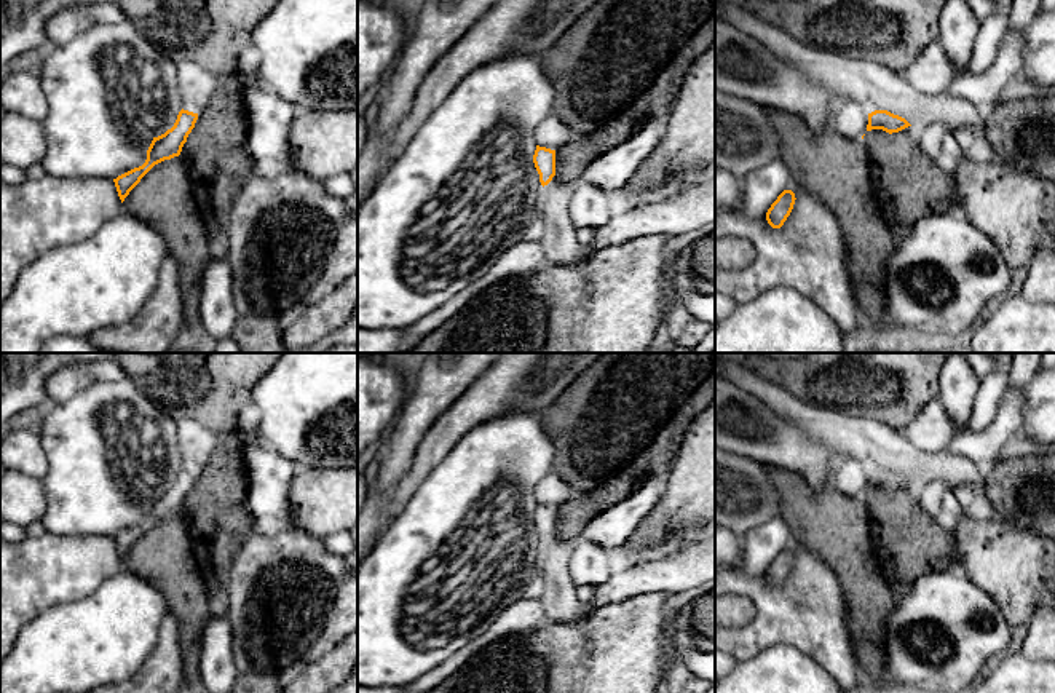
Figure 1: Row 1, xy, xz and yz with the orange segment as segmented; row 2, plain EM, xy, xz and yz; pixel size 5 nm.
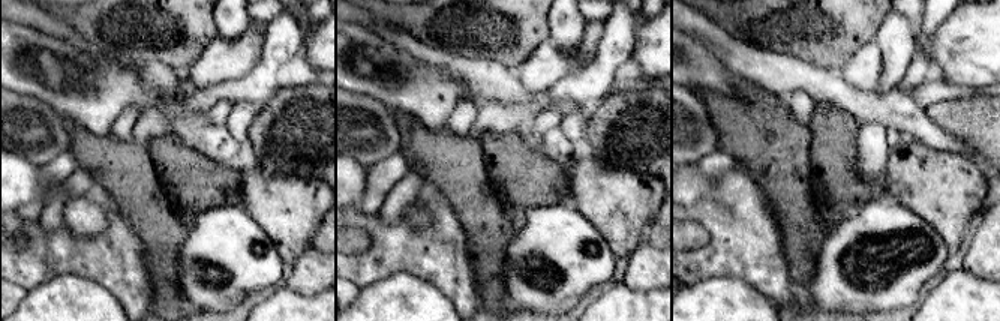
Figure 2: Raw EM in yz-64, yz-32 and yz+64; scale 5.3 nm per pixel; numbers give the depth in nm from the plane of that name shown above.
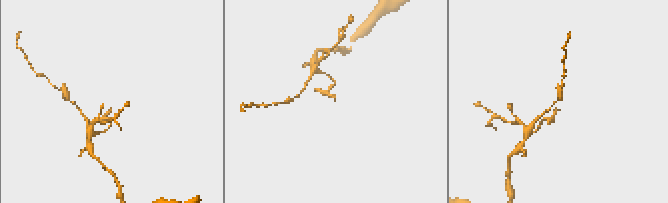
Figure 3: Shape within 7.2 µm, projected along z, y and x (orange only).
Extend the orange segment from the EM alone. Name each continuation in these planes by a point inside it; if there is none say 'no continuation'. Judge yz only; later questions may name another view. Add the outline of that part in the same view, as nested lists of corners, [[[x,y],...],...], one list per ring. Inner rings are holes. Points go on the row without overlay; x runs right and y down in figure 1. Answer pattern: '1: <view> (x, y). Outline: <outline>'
1: yz (873, 443). Outline: [[[718,359],[720,377],[753,394],[784,418],[796,423],[812,441],[841,457],[857,458],[868,471],[887,468],[905,476],[913,485],[934,479],[945,481],[948,490],[970,484],[985,501],[985,471],[964,457],[946,450],[918,450],[903,431],[871,418],[857,418],[838,409],[806,402],[771,383],[744,364]]]

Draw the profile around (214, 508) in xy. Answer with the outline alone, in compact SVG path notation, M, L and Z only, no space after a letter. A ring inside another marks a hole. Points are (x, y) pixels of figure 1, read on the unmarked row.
M238 428L222 438L182 505L195 549L207 573L228 568L227 552L235 549L251 519L244 501L249 485L243 442L251 431Z

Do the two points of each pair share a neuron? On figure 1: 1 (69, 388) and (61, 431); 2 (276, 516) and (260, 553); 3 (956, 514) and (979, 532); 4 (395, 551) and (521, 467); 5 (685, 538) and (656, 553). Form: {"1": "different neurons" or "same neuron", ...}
{"1": "different neurons", "2": "different neurons", "3": "different neurons", "4": "same neuron", "5": "same neuron"}

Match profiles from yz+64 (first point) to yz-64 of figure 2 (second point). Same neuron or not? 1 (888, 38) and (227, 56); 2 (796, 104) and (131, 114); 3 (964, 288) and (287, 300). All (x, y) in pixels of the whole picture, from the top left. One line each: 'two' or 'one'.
1: two
2: one
3: one

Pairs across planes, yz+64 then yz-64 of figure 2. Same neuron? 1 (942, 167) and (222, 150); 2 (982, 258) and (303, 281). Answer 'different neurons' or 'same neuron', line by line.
1: different neurons
2: same neuron

